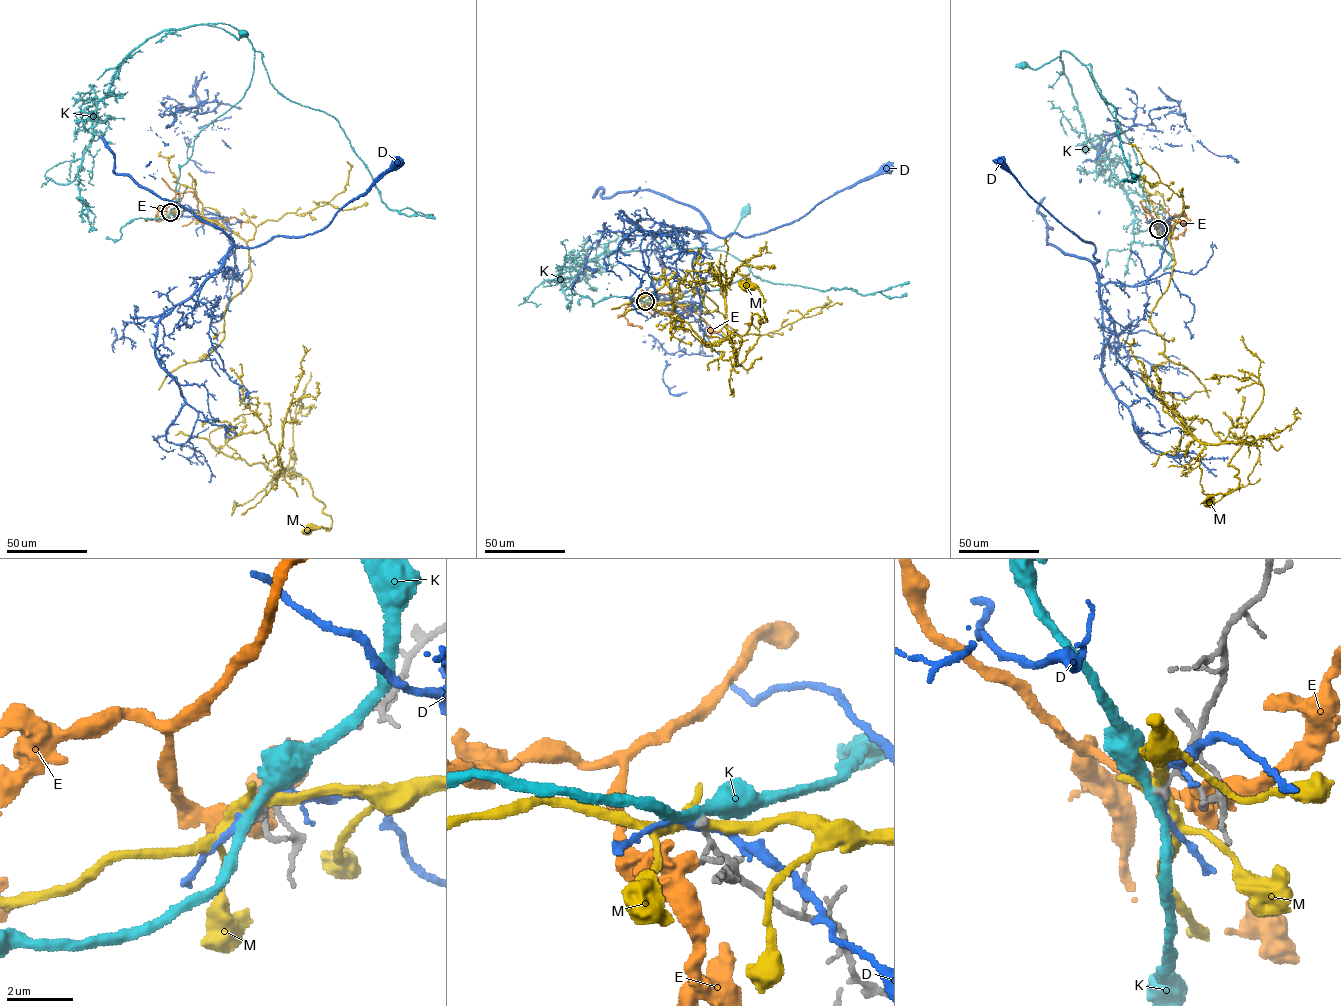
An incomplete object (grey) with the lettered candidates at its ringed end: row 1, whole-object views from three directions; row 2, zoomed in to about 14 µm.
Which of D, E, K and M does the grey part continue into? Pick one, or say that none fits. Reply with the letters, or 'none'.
none

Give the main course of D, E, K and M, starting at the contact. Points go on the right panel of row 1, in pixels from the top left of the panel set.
D: (1159, 228), (1169, 225), (1163, 222), (1160, 266), (1144, 283), (1102, 284), (1094, 245), (1060, 223), (999, 162)
E: (1160, 228), (1147, 220), (1143, 207), (1162, 228), (1175, 215), (1184, 213)
K: (1158, 229), (1139, 184), (1142, 169), (1136, 155), (1088, 69), (1065, 50), (1035, 69), (1021, 64)
M: (1158, 228), (1174, 264), (1150, 321), (1169, 360), (1141, 375), (1195, 439), (1246, 442), (1239, 485), (1210, 501)

